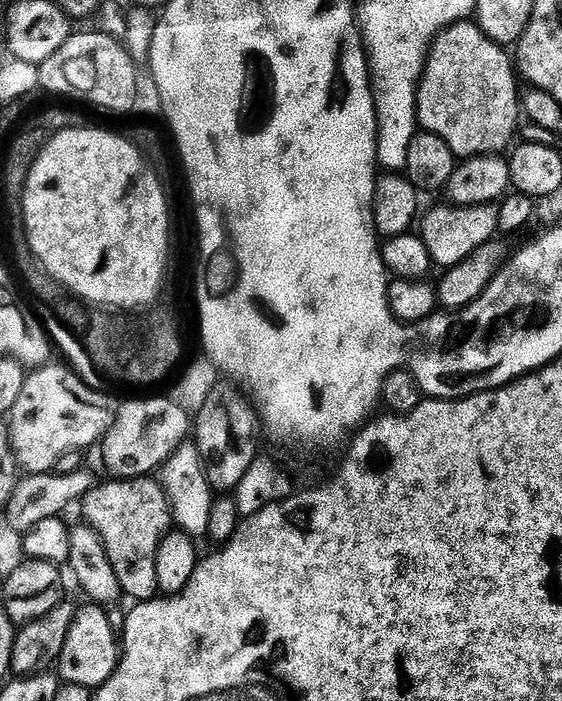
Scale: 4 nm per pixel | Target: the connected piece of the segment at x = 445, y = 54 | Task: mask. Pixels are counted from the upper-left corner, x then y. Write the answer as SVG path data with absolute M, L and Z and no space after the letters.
M475 22L451 24L449 28L445 28L444 31L432 41L430 51L426 56L426 63L423 66L423 75L420 77L420 86L416 89L416 118L419 127L423 129L423 131L438 134L438 138L442 138L442 142L446 142L446 146L450 146L450 150L457 158L500 154L505 151L503 149L504 147L507 149L509 145L513 143L512 135L516 132L516 123L522 120L522 92L521 89L516 89L518 72L514 67L513 57L509 55L509 53L507 56L504 52L507 51L505 51L501 45L496 44L490 38L486 38L484 31L480 29Z

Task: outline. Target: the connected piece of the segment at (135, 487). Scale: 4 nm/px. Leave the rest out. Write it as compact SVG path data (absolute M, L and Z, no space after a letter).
M156 478L109 480L90 489L82 498L83 519L102 538L121 593L133 596L136 602L157 599L158 546L174 524L168 493L159 479L152 479Z

